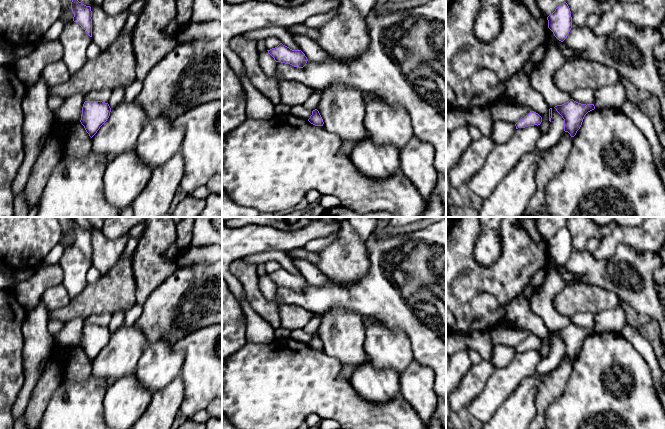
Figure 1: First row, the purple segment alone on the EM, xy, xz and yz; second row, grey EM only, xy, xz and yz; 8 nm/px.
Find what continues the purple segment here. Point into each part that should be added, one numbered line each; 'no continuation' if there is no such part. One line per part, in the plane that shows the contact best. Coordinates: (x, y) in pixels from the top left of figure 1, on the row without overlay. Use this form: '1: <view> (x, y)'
no continuation

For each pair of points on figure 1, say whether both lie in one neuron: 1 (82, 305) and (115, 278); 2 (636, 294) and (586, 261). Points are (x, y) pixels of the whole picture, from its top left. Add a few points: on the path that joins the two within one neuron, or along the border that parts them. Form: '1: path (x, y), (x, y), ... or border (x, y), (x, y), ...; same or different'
1: path (90, 301), (107, 286); same
2: path (624, 284), (614, 274), (598, 272); same

